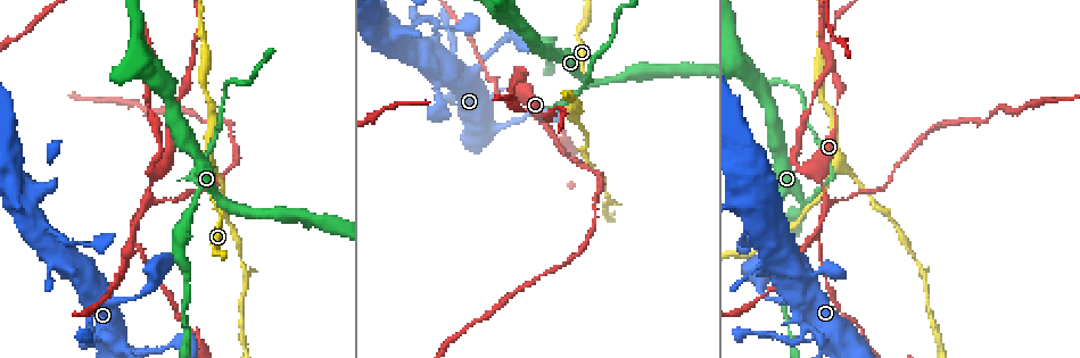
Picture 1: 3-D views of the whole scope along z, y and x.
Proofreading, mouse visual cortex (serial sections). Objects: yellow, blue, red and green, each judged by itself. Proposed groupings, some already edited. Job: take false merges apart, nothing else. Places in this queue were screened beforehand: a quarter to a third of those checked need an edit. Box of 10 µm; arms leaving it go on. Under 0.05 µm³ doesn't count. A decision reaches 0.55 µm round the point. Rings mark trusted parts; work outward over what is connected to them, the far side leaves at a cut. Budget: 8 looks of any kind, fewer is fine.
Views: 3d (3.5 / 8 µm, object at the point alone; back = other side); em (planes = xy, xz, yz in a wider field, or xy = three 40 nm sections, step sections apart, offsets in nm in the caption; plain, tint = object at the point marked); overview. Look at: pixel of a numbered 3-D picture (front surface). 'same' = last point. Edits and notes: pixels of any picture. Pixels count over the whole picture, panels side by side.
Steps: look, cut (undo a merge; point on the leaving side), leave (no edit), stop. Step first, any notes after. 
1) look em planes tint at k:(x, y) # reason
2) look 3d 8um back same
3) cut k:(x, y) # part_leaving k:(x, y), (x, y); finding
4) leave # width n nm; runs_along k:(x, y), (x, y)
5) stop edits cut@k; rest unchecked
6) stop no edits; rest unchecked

look 3d 3.5um at 1:(798, 337) # sharp bend

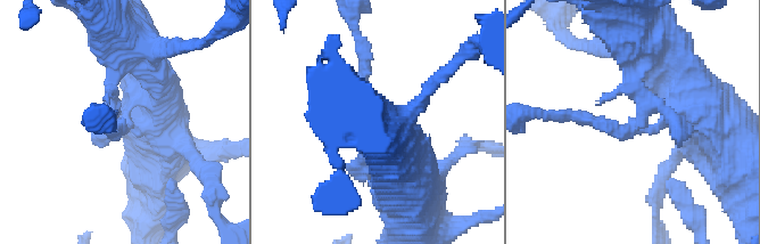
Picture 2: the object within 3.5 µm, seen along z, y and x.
look em planes tint at 2:(119, 123)

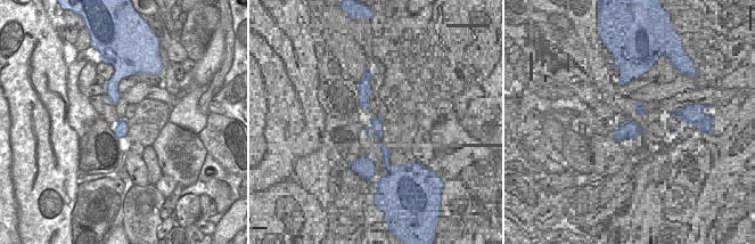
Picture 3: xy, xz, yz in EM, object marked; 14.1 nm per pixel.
leave # runs_along 2:(638, 59), (644, 112), (626, 132), (571, 115); one cell here

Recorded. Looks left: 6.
look 3d 8um back at 1:(411, 26) # abrupt turn

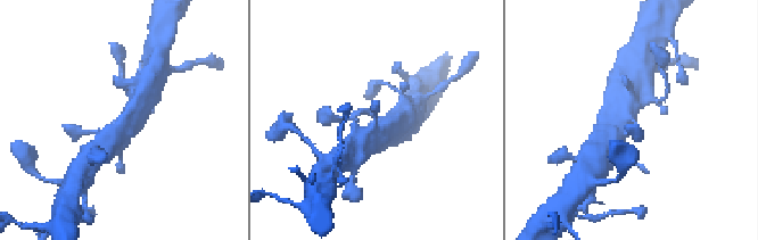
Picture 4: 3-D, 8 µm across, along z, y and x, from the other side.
look 3d 3.5um same

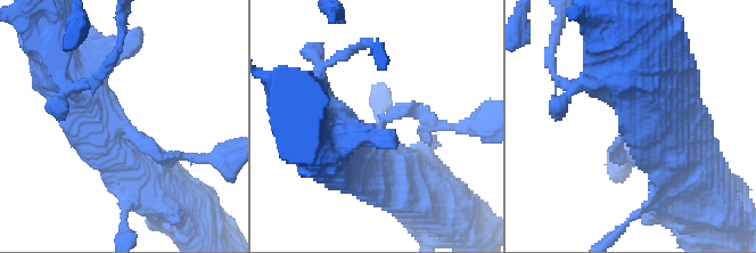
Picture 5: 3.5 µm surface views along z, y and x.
look em planes tint at 5:(122, 125) # need the tissue

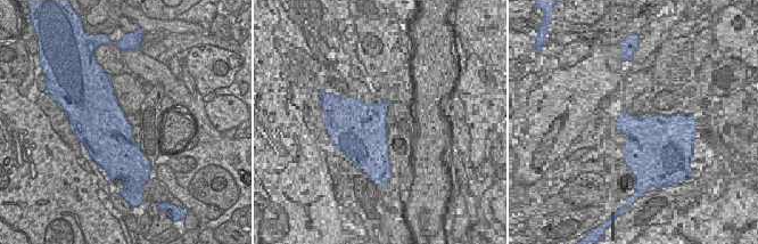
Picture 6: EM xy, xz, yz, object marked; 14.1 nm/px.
leave # width 600 nm; runs_along 5:(149, 179), (107, 140), (65, 66); one cell here

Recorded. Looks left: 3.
look 3d 3.5um at 1:(183, 265) # sudden change in width

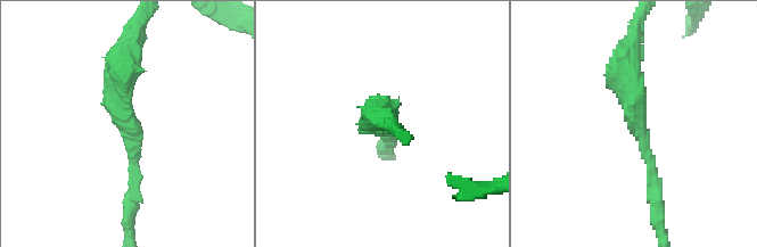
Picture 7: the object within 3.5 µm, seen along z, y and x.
look em xy step 2 plain at 7:(130, 126) # arm_widths 150, 400 nm

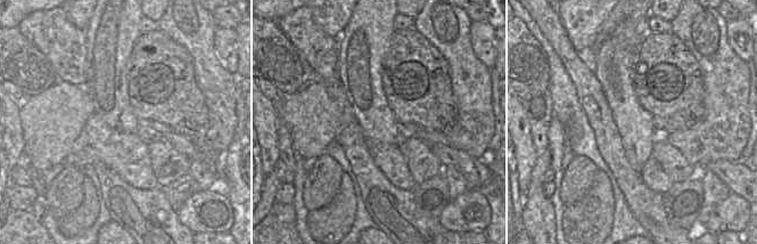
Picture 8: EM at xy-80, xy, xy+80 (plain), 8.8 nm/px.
look em xy step 2 tint same

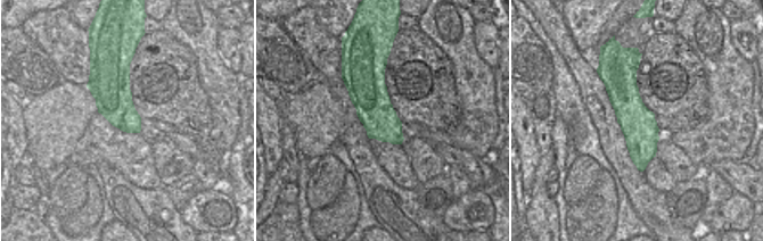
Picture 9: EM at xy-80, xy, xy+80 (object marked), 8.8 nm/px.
leave # runs_along 7:(628, 56), (655, 199); one cell here

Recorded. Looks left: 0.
stop no edits; rest unchecked

